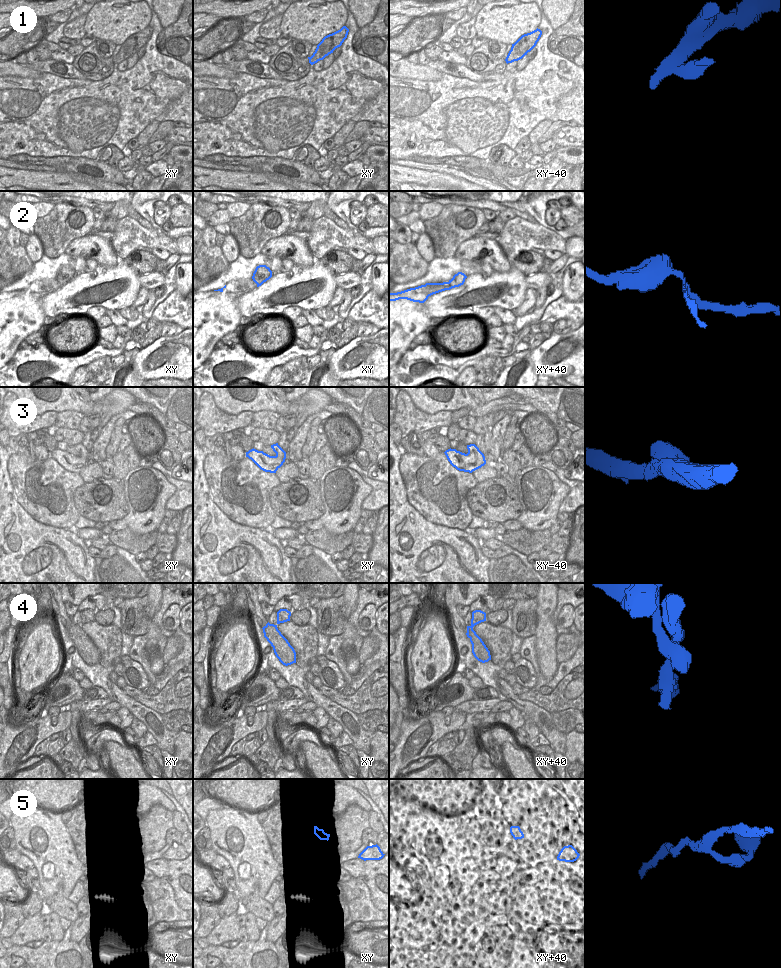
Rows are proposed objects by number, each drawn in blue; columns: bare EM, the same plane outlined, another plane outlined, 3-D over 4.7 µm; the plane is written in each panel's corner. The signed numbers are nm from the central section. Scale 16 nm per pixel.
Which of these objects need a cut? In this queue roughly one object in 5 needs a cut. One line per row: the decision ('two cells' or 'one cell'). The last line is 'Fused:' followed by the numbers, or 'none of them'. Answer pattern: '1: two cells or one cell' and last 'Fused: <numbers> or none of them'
1: one cell
2: one cell
3: one cell
4: one cell
5: one cell
Fused: none of them

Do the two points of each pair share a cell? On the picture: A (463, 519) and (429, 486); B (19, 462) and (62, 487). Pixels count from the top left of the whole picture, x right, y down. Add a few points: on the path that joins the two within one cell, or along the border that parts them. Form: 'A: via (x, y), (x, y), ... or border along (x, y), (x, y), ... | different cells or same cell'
A: via (452, 515), (444, 513), (444, 503), (440, 497) | same cell
B: via (30, 473), (45, 484), (51, 485) | same cell

